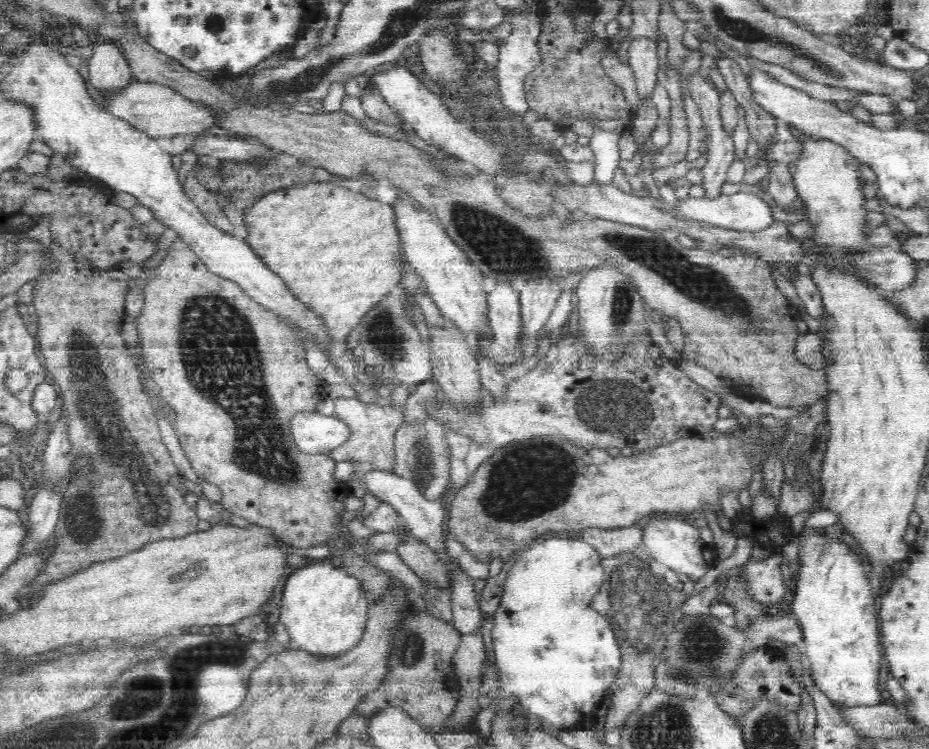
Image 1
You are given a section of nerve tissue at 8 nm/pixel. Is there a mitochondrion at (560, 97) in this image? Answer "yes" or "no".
yes

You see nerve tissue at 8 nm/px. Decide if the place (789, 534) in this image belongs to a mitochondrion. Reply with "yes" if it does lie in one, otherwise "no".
no

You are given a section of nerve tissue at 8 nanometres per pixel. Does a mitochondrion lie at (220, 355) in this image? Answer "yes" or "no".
yes

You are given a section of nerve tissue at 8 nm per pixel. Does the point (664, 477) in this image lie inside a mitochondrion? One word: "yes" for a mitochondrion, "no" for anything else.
no

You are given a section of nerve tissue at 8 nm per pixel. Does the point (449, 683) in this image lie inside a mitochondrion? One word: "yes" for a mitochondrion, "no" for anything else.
no

